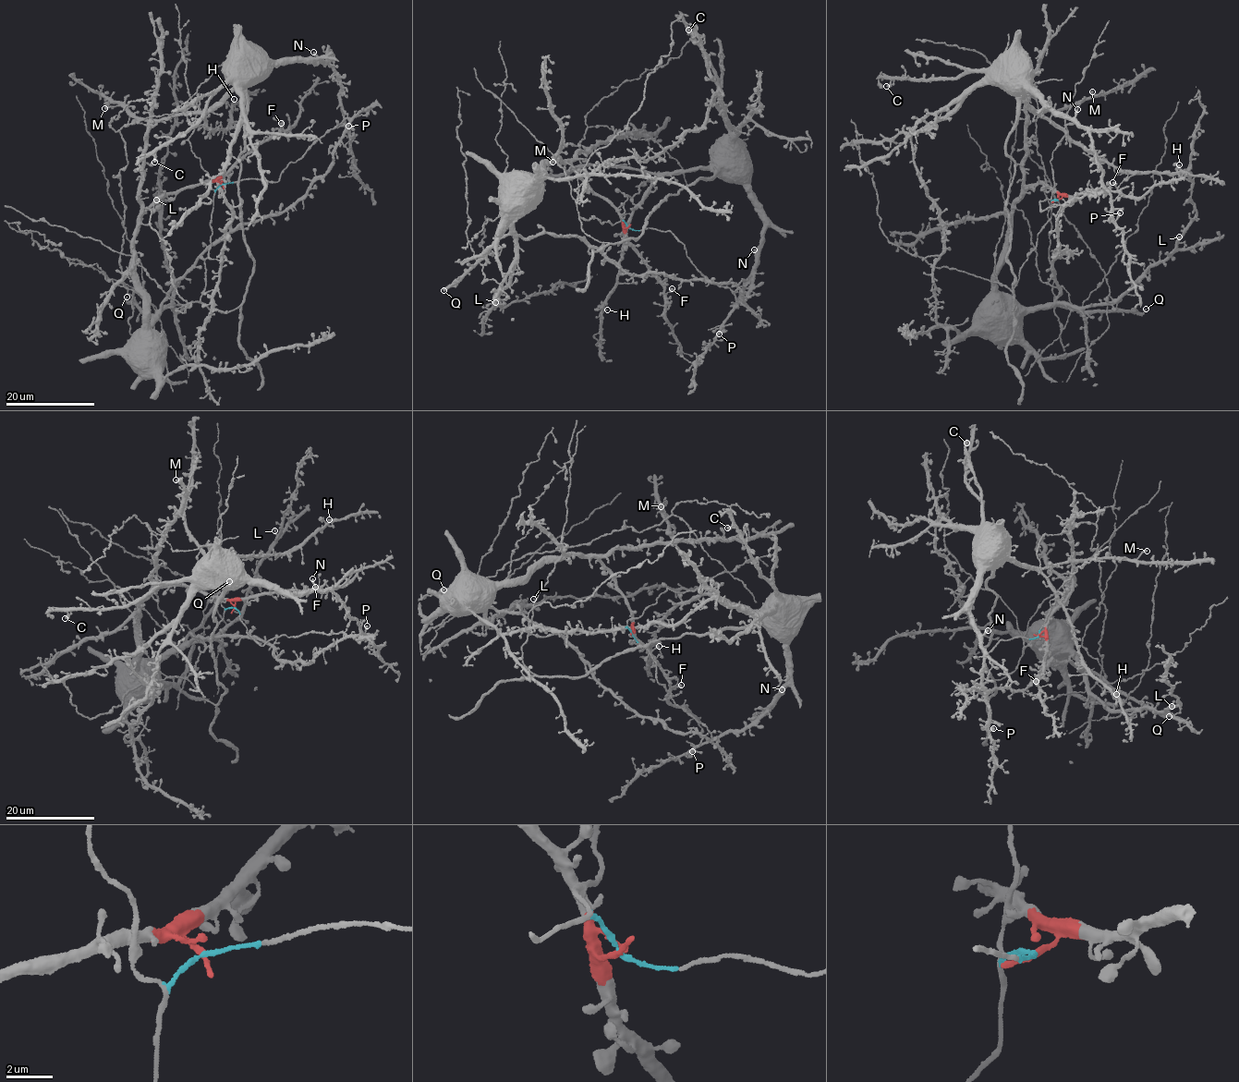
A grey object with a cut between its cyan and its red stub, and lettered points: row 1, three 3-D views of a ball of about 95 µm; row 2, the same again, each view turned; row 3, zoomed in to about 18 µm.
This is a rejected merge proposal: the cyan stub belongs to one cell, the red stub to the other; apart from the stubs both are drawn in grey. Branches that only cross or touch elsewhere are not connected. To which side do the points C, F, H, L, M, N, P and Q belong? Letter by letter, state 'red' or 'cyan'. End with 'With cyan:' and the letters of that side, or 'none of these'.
C: cyan
F: red
H: cyan
L: red
M: cyan
N: cyan
P: cyan
Q: red
With cyan: C, H, M, N, P

